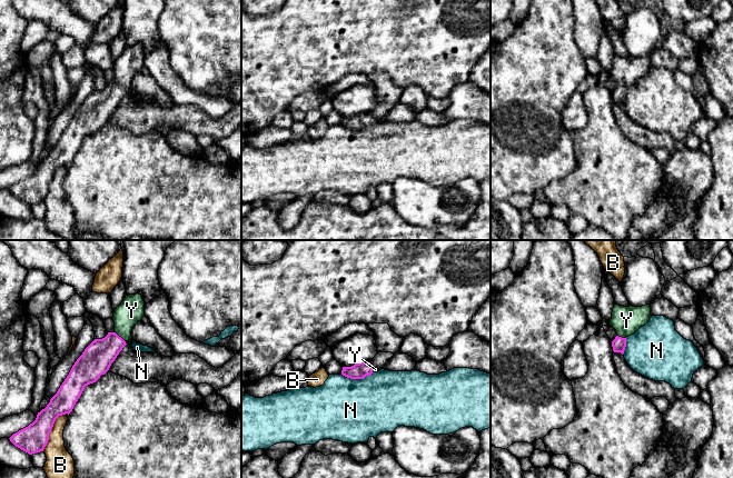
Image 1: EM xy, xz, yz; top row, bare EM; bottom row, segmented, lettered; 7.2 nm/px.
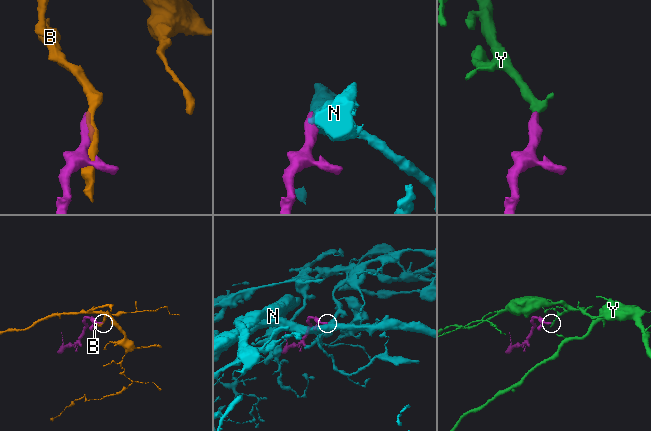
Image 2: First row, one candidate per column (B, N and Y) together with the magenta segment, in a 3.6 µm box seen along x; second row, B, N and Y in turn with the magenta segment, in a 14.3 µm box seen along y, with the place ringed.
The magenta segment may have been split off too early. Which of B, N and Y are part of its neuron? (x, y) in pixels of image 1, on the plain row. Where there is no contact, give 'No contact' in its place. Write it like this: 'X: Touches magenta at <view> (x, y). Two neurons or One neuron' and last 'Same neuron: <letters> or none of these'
B: Touches magenta at xy (50, 181). Two neurons
N: Touches magenta at xz (357, 129). Two neurons
Y: Touches magenta at xy (120, 88). One neuron
Same neuron: Y

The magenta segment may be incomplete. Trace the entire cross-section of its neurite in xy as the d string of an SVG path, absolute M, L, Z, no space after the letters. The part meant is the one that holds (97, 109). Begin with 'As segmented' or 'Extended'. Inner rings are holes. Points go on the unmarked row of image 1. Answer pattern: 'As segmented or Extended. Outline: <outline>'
Extended. Outline: M141 46L126 47L115 60L115 82L102 90L95 90L77 110L69 126L36 171L13 185L9 190L29 206L43 202L49 185L59 167L70 165L86 137L105 126L131 88L132 78L145 67Z

